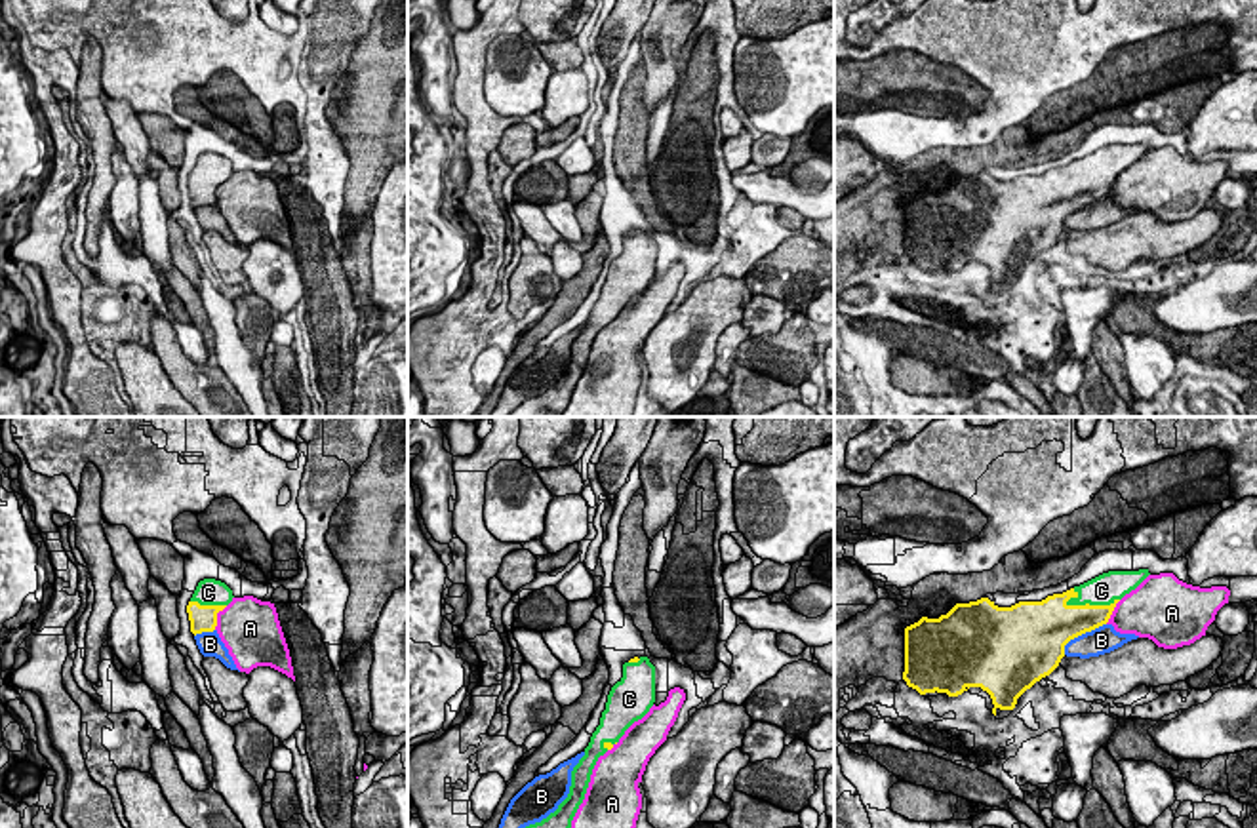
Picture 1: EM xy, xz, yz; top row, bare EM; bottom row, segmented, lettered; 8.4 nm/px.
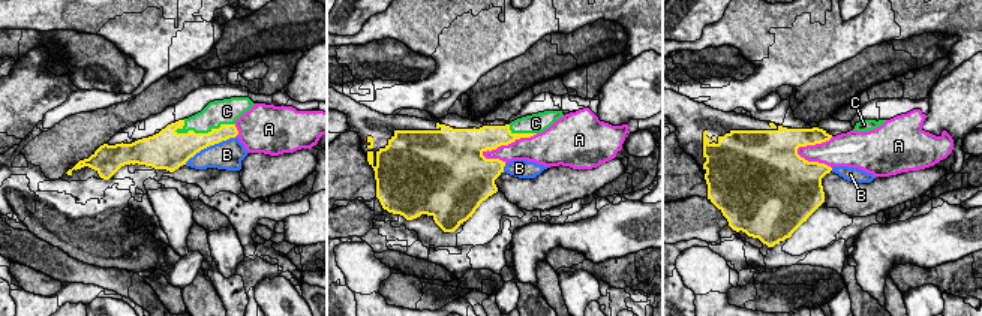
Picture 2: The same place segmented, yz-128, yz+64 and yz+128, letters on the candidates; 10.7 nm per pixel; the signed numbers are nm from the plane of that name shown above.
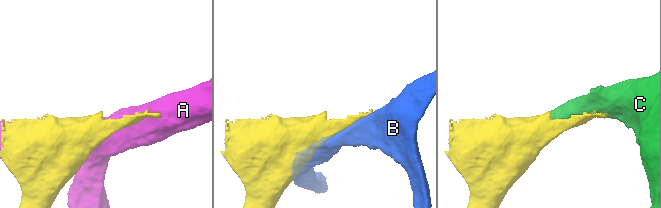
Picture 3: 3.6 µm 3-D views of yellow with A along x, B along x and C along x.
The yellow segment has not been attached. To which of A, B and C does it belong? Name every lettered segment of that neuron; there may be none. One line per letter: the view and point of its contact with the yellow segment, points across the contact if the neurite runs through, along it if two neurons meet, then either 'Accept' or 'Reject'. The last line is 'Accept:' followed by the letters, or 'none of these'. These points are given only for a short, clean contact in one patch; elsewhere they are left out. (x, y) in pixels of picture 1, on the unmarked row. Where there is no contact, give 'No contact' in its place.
A: Touches yellow at xy (216, 191). Reject
B: Touches yellow at yz (1080, 208). Reject
C: Touches yellow at yz (1092, 179). Accept
Accept: C

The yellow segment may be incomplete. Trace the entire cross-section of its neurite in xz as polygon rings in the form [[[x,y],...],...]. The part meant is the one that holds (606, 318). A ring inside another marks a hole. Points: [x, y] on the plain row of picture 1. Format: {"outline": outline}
{"outline": [[[648,230],[623,238],[623,251],[611,261],[600,299],[590,310],[585,329],[571,345],[568,371],[541,396],[522,402],[507,417],[562,417],[585,373],[592,343],[600,329],[611,324],[625,305],[642,293],[655,276],[655,240]]]}

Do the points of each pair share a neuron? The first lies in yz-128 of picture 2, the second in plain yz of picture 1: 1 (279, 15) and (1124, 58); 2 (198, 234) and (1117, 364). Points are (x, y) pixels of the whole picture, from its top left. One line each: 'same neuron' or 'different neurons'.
1: same neuron
2: same neuron

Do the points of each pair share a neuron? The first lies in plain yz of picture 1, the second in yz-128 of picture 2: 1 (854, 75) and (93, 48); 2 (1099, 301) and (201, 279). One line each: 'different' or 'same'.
1: same
2: different

